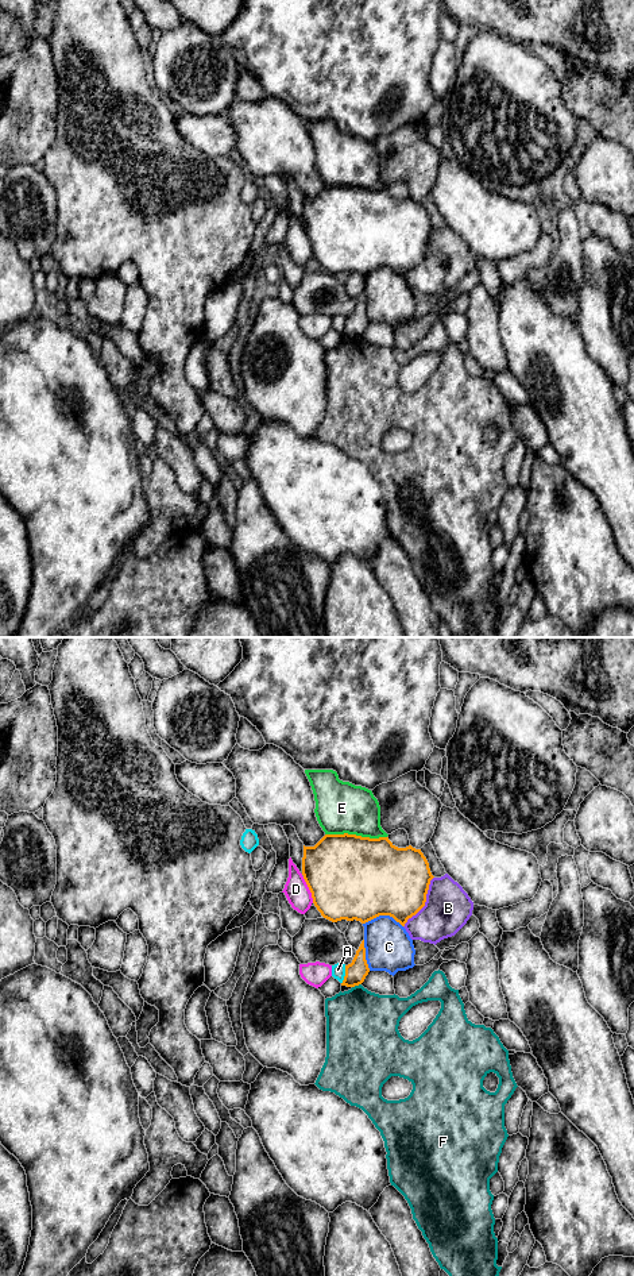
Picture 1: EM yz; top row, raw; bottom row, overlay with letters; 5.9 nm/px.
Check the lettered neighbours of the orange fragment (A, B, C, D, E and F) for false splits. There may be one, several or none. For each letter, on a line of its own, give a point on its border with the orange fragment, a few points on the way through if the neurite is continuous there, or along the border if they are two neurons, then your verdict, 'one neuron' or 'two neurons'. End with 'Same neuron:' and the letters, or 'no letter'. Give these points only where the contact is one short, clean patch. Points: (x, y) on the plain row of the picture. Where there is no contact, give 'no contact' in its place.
A: meets orange in yz at (346, 327); two neurons
B: meets orange in yz at (425, 253); two neurons
C: meets orange in yz at (383, 266); two neurons
D: meets orange in yz at (309, 241); two neurons
E: meets orange in yz at (355, 187); two neurons
F: meets orange in yz at (356, 336); two neurons
Same neuron: no letter

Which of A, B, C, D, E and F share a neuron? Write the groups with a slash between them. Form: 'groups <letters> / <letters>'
groups A / B / C / D / E / F

